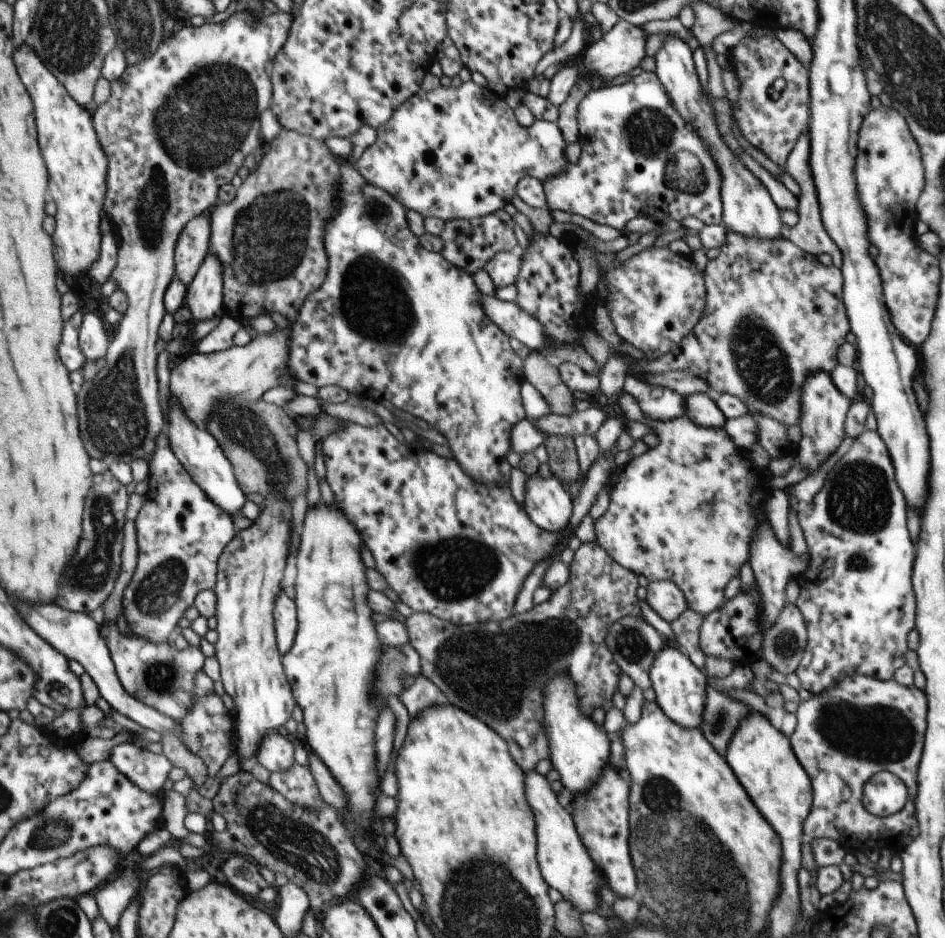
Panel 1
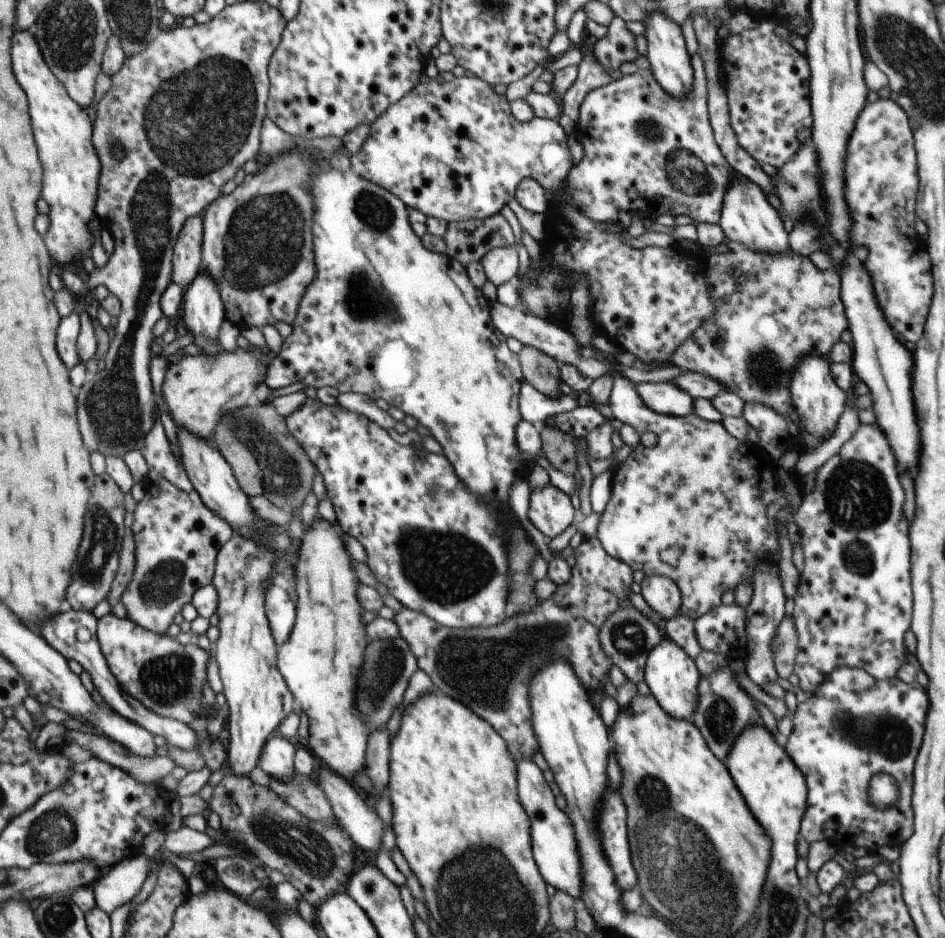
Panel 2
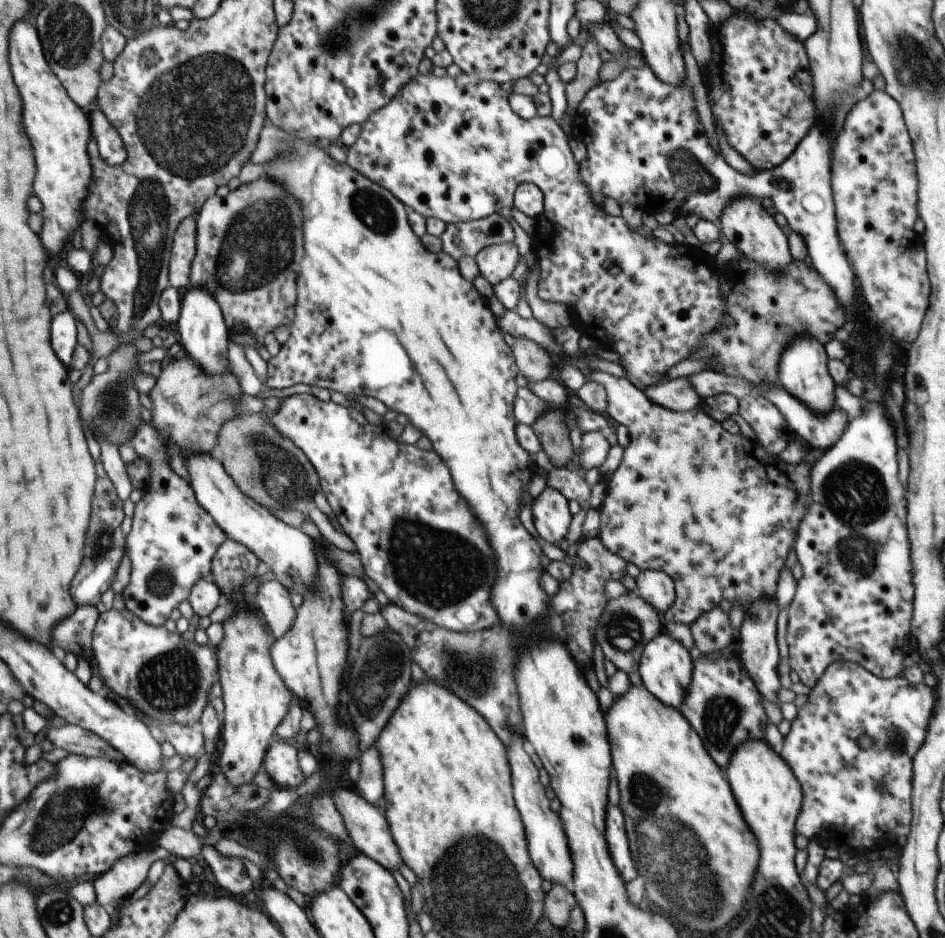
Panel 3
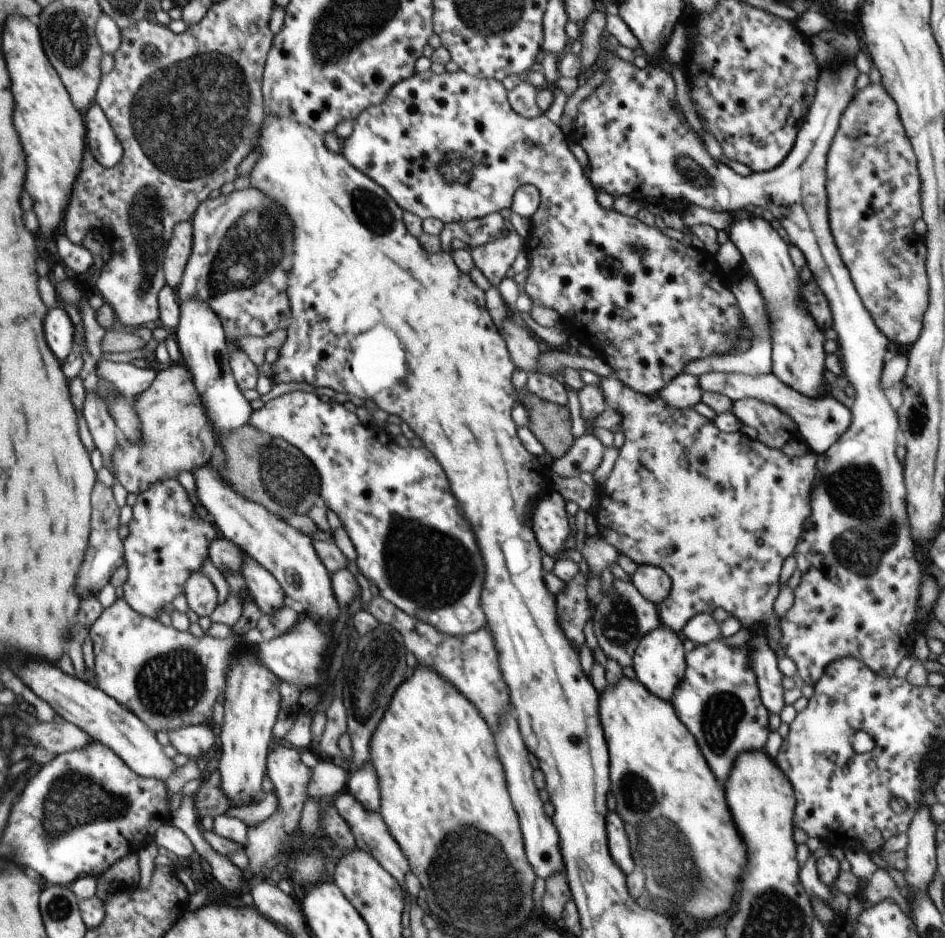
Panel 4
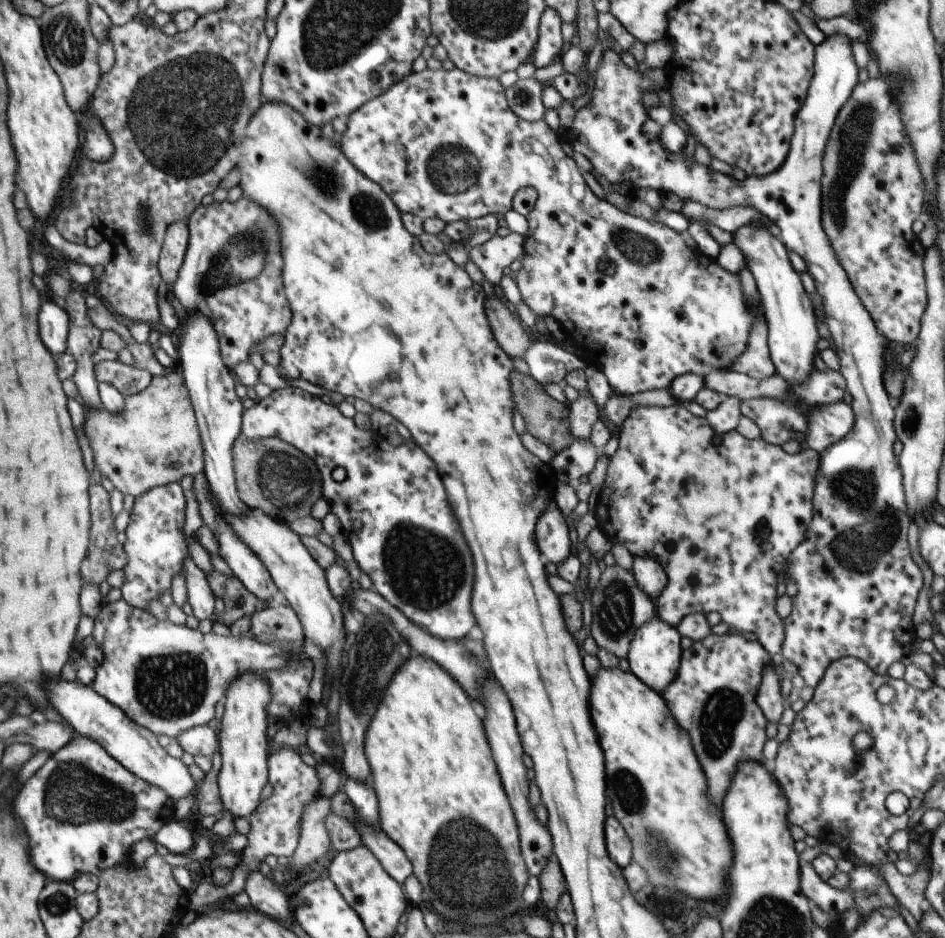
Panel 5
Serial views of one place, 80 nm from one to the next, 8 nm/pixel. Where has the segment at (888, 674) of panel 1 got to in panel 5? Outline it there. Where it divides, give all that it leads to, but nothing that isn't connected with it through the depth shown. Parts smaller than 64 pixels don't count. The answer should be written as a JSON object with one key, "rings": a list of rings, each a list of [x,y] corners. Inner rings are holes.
{"rings":[[[832,35],[827,37],[819,45],[815,46],[815,61],[814,61],[815,71],[812,80],[810,81],[809,89],[807,90],[807,97],[804,101],[804,104],[800,107],[800,110],[797,112],[797,117],[795,118],[795,131],[793,137],[791,138],[791,145],[789,148],[789,153],[787,159],[783,162],[783,165],[780,166],[778,170],[774,170],[766,176],[746,176],[744,180],[739,181],[730,175],[725,175],[722,172],[712,169],[709,164],[704,164],[697,162],[693,156],[693,146],[685,144],[685,147],[682,151],[674,153],[670,152],[664,148],[660,141],[660,130],[662,130],[662,125],[656,123],[648,111],[650,110],[644,107],[642,103],[642,96],[644,96],[644,91],[646,92],[655,92],[657,88],[666,89],[669,86],[669,74],[664,68],[648,68],[645,72],[639,72],[638,69],[628,67],[620,58],[620,55],[608,45],[606,52],[603,54],[603,57],[597,66],[595,73],[593,74],[593,83],[590,86],[590,93],[592,97],[588,104],[584,104],[581,108],[577,110],[575,114],[575,119],[572,129],[572,140],[571,147],[576,152],[584,154],[592,163],[591,174],[597,179],[597,181],[603,186],[603,189],[608,192],[614,191],[614,186],[618,184],[632,184],[634,188],[652,188],[656,192],[670,192],[670,194],[676,194],[681,200],[694,200],[694,202],[700,202],[700,204],[705,204],[708,208],[732,208],[733,206],[749,206],[756,208],[758,212],[765,214],[773,220],[776,226],[779,228],[779,239],[784,243],[784,246],[789,251],[794,251],[796,254],[799,254],[806,261],[807,272],[812,276],[815,282],[816,290],[819,294],[819,298],[822,299],[823,309],[825,310],[825,323],[830,330],[832,337],[832,342],[834,342],[834,348],[839,358],[840,370],[842,376],[845,378],[847,384],[847,390],[852,395],[851,407],[855,416],[854,426],[852,430],[845,437],[842,437],[842,440],[839,440],[837,443],[831,444],[826,450],[823,450],[820,453],[820,464],[817,474],[817,481],[814,487],[813,492],[813,517],[811,523],[808,525],[808,528],[805,532],[805,537],[803,541],[796,546],[796,548],[790,553],[786,564],[788,564],[788,573],[785,574],[786,582],[790,579],[794,580],[795,585],[797,586],[796,596],[793,598],[793,609],[791,614],[783,619],[783,625],[785,628],[784,640],[781,646],[782,656],[785,660],[790,660],[793,662],[798,670],[800,676],[805,680],[805,686],[815,686],[820,682],[820,679],[824,676],[826,668],[830,666],[831,662],[837,661],[838,659],[844,657],[854,657],[863,660],[876,674],[886,675],[889,668],[902,658],[907,657],[913,653],[913,643],[916,642],[916,629],[912,622],[912,615],[914,614],[914,608],[916,608],[916,599],[920,590],[926,587],[924,584],[924,579],[922,577],[922,570],[914,563],[912,556],[910,555],[910,544],[908,543],[908,526],[911,523],[911,516],[909,514],[908,505],[905,499],[905,490],[903,487],[903,474],[901,471],[901,466],[899,465],[899,460],[894,455],[892,448],[894,448],[894,442],[898,440],[898,435],[896,434],[894,428],[894,408],[890,406],[890,400],[888,400],[888,394],[884,390],[884,381],[883,375],[885,374],[885,353],[887,352],[887,344],[889,344],[887,338],[878,332],[870,313],[864,308],[860,297],[856,294],[856,291],[853,289],[850,279],[847,277],[846,271],[842,268],[836,253],[834,252],[833,246],[831,245],[830,239],[822,226],[822,187],[821,180],[823,177],[823,156],[824,148],[826,148],[826,142],[830,138],[830,132],[832,132],[832,126],[836,124],[836,118],[838,118],[838,112],[840,108],[846,104],[846,100],[850,98],[854,86],[858,84],[858,66],[854,62],[854,56],[852,56],[852,48],[850,48],[850,42],[848,38],[842,35]]]}

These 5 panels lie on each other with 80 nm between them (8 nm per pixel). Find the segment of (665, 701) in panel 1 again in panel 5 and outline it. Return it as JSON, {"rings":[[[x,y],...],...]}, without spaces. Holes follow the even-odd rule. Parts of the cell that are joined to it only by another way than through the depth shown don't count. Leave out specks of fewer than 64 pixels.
{"rings":[[[655,616],[650,622],[643,624],[631,640],[627,656],[630,671],[646,686],[658,694],[662,693],[677,677],[683,651],[680,640],[682,640],[682,635],[677,628],[666,624],[658,616]]]}

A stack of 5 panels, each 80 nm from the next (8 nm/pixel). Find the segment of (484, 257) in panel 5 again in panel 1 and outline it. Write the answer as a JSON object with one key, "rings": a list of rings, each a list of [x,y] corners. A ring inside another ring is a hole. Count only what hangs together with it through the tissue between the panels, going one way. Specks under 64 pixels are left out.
{"rings":[[[519,251],[498,252],[486,262],[485,270],[492,283],[500,289],[516,283],[521,264],[522,255]]]}

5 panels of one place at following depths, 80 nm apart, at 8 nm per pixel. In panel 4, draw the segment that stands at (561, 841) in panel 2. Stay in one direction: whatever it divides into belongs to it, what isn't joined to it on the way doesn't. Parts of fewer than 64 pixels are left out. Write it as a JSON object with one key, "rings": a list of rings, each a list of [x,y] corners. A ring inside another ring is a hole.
{"rings":[[[504,714],[499,720],[498,734],[495,731],[493,735],[496,736],[495,743],[498,748],[500,762],[504,764],[504,770],[506,770],[508,792],[510,792],[514,810],[518,814],[527,859],[533,866],[537,877],[540,876],[540,878],[547,879],[558,873],[564,872],[565,874],[563,856],[559,847],[558,830],[552,824],[552,820],[546,818],[542,798],[538,800],[538,790],[536,790],[534,780],[532,780],[532,766],[528,762],[528,750],[526,750],[524,740],[522,740],[522,736],[518,732],[516,718],[512,718],[510,714]]]}

